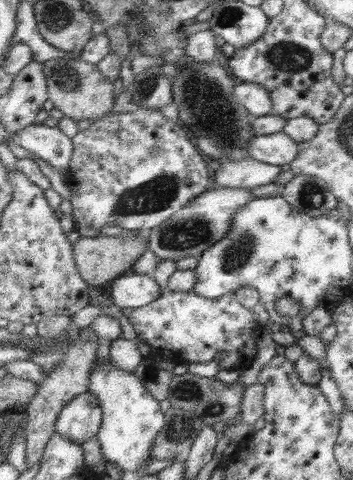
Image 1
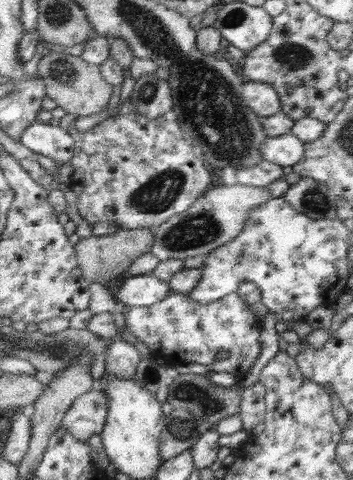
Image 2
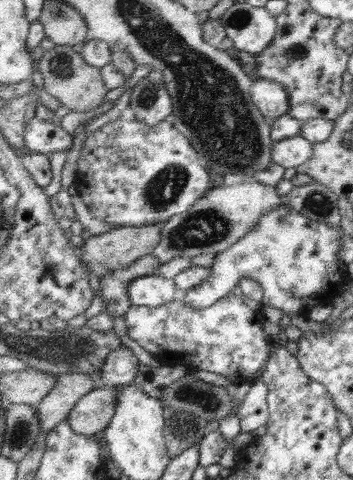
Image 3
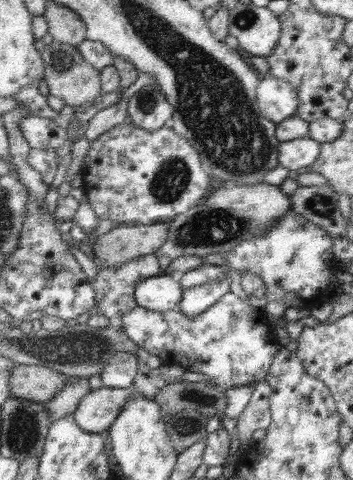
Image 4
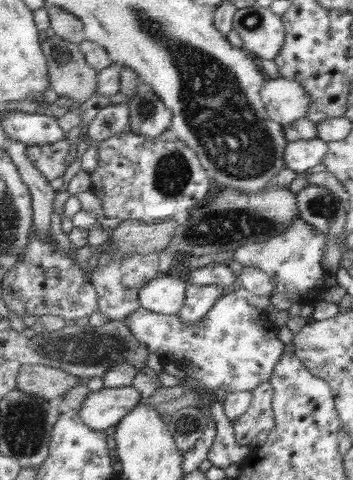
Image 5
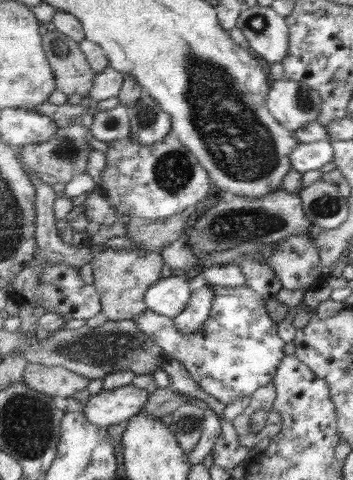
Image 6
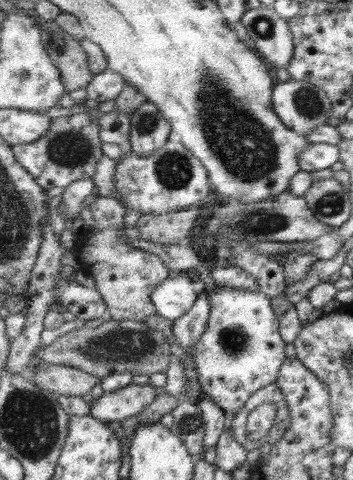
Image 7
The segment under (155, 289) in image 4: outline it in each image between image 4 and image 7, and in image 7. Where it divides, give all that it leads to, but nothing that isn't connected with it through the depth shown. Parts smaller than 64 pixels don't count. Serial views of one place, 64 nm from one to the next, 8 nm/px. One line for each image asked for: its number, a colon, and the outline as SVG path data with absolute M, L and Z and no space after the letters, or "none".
5: M161 276L145 286L141 292L143 308L165 316L179 316L189 300L189 282L185 276Z
6: M163 278L157 282L149 294L147 294L147 304L151 306L151 312L157 312L161 316L169 318L179 318L189 304L193 302L193 290L189 284L189 278Z
7: M181 274L177 278L165 280L157 288L157 292L153 292L153 300L157 304L159 314L173 324L183 316L187 316L197 306L197 300L201 300L201 294L197 292L193 280Z

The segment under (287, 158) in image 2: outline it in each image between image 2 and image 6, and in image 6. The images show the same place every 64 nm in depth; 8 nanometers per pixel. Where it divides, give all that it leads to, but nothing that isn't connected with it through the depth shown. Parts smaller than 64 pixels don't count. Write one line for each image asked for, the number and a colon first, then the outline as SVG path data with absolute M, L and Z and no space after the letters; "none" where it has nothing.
3: M295 136L283 142L277 142L273 146L273 160L275 164L285 166L285 170L293 168L299 170L299 166L311 162L315 154L315 144L309 142L305 136Z
4: M303 138L293 142L283 142L279 146L281 150L281 166L289 172L301 172L305 168L311 168L317 164L317 160L323 156L323 144L315 138Z
5: M323 138L311 142L293 142L287 148L287 168L297 174L307 174L307 170L319 166L329 156L329 142Z
6: M329 140L315 142L315 144L301 144L291 154L293 168L297 172L301 172L301 174L311 172L311 170L317 170L319 172L323 166L335 162L335 158L337 158L335 146Z

